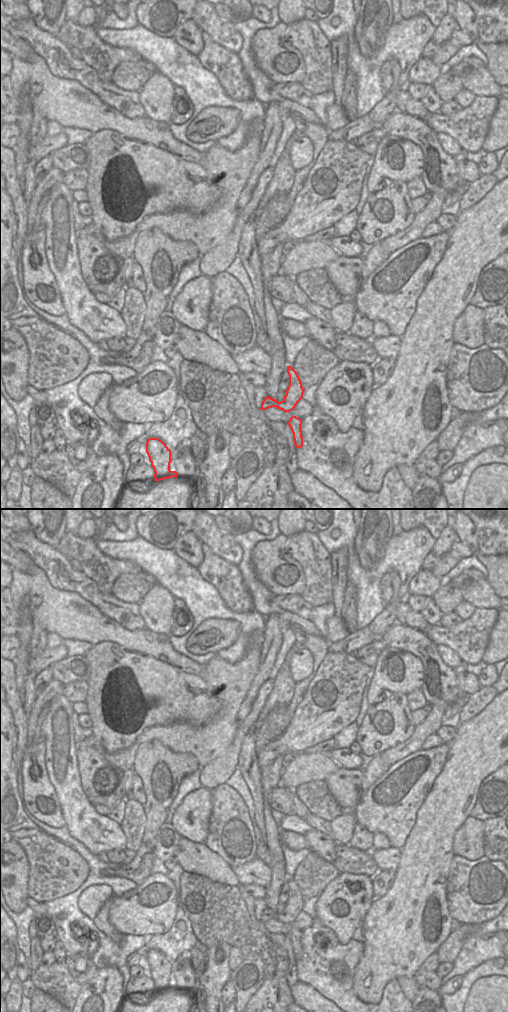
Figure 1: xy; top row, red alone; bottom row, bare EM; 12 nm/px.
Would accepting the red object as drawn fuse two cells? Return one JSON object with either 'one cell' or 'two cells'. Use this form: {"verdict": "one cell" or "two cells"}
{"verdict": "two cells"}

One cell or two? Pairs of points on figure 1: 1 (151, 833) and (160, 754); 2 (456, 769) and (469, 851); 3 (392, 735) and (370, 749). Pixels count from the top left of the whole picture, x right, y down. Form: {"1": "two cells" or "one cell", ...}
{"1": "one cell", "2": "two cells", "3": "one cell"}

